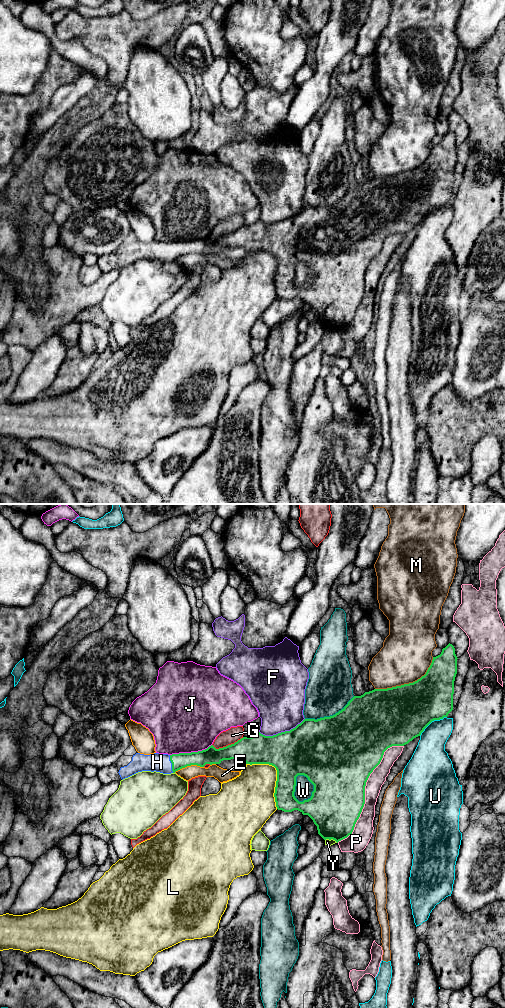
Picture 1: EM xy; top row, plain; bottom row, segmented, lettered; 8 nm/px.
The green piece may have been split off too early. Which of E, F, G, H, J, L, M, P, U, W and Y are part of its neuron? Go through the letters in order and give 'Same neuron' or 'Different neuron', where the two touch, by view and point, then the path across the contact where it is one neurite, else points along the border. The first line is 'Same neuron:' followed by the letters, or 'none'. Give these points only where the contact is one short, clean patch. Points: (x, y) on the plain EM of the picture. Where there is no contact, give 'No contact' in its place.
Same neuron: H
E: Different neuron. Touches green at xy (188, 253)
F: Different neuron. Touches green at xy (281, 220)
G: Different neuron. Touches green at xy (228, 233)
H: Same neuron. Touches green at xy (172, 252)
J: Different neuron. Touches green at xy (191, 240)
L: Different neuron. Touches green at xy (277, 262)
M: Different neuron. Touches green at xy (409, 171)
P: Different neuron. Touches green at xy (364, 278)
U: Different neuron. Touches green at xy (432, 208)
W: Different neuron. Touches green at xy (294, 277)
Y: Different neuron. Touches green at xy (331, 326)

